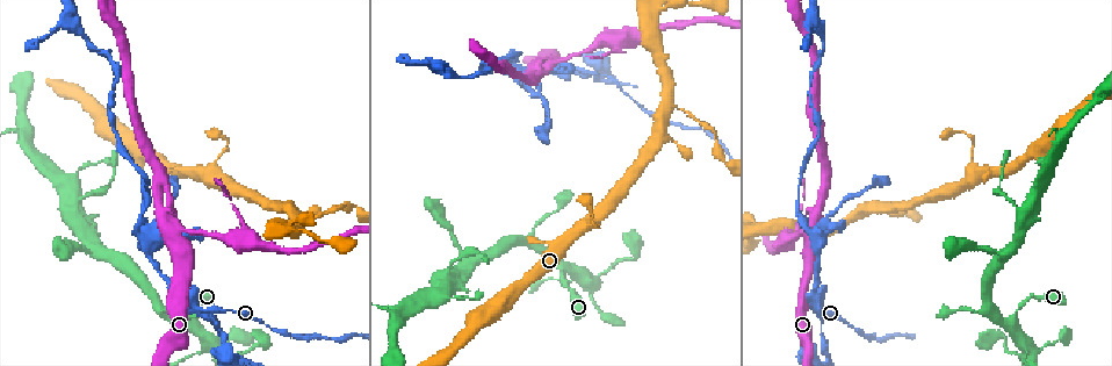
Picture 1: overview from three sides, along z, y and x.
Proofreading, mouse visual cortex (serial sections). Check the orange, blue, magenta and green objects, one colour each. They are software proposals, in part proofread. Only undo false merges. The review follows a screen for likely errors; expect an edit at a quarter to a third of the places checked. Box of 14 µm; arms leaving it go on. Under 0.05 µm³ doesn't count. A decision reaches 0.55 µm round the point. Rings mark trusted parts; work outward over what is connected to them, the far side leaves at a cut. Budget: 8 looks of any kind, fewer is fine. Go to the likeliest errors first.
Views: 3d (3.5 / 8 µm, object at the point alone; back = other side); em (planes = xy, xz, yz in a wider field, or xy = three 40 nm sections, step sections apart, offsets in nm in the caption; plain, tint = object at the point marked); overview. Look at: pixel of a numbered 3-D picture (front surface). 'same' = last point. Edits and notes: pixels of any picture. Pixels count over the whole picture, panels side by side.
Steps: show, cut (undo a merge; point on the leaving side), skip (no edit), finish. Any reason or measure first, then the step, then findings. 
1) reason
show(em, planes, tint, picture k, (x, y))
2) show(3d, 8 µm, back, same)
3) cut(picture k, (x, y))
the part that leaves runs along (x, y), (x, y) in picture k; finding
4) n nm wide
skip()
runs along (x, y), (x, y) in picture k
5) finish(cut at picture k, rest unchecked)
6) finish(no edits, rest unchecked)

small branch off a trunk
show(3d, 3.5 µm, back, picture 1, (666, 105))

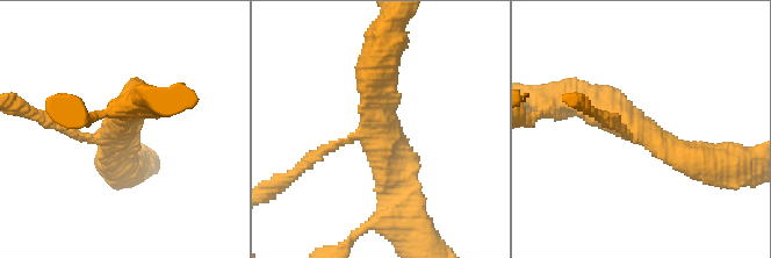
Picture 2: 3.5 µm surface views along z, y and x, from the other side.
3 arms; arms of 150, 300, 400 nm; shape alone is not enough
show(em, planes, plain, picture 2, (379, 135))

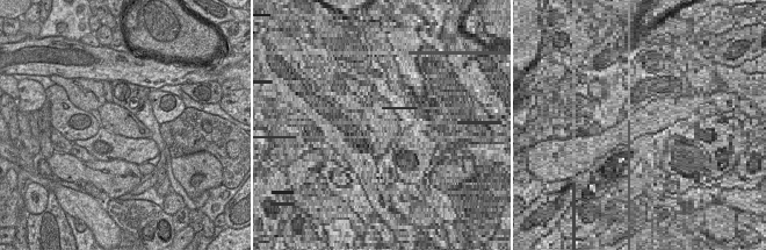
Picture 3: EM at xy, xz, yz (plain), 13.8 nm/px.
where the object lies
show(em, planes, tint, same)

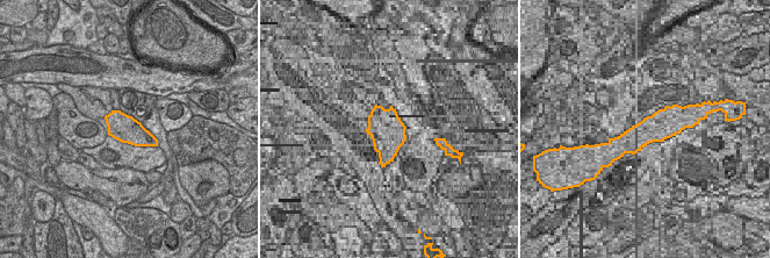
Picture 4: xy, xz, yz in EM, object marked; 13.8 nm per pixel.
380 nm wide
skip()
runs along (571, 99), (602, 102), (703, 164) in picture 2; one cell here

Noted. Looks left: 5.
thin neck
show(3d, 3.5 µm, picture 1, (446, 271))

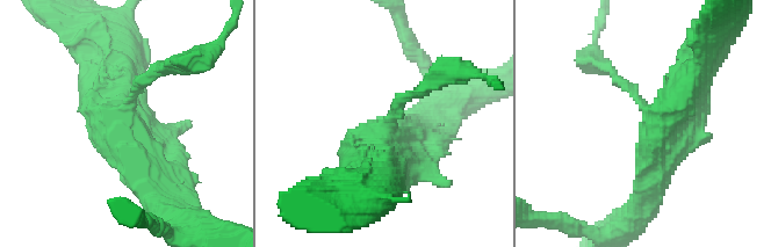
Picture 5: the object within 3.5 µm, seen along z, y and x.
show(em, xy, step 1, tint, picture 5, (389, 125))

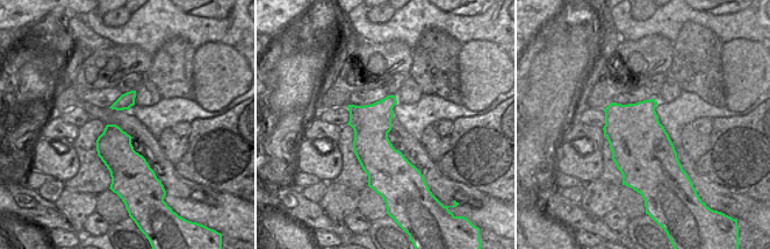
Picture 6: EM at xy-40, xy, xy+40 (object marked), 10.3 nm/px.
show(em, xy, step 2, tint, same)

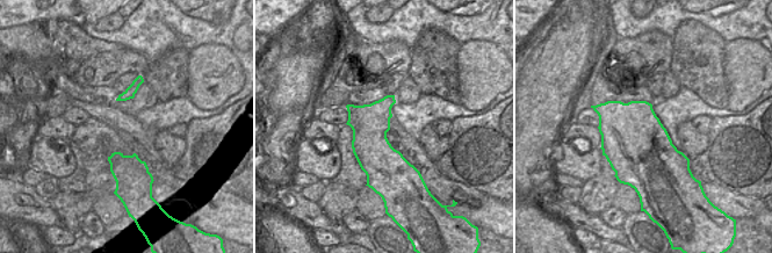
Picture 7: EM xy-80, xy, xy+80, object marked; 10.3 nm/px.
cut(picture 5, (153, 72))
two cells meet here

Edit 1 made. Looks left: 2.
sharp bend
show(3d, 3.5 µm, picture 1, (196, 307))

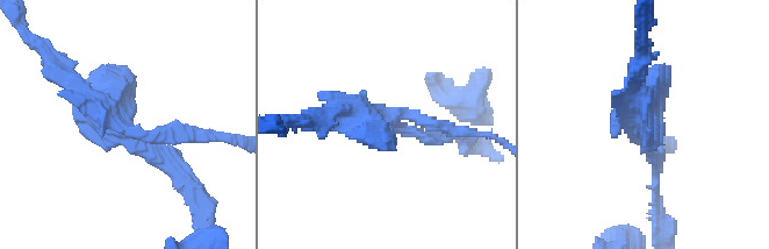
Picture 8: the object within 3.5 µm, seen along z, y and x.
4 arms; arms of 150, 150, 300, 350 nm; need the tissue
show(em, xy, step 5, tint, picture 8, (640, 128))

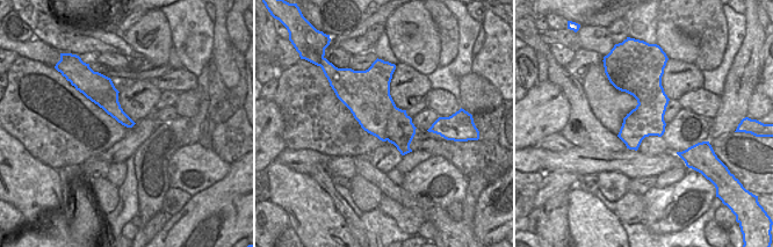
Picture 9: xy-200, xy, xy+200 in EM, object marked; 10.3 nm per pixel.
cut(picture 8, (127, 100))
the part that leaves runs along (151, 136), (123, 129), (62, 76) in picture 8; two cells meet here

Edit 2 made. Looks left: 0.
finish(cut at picture 5, cut at picture 8, rest unchecked)

